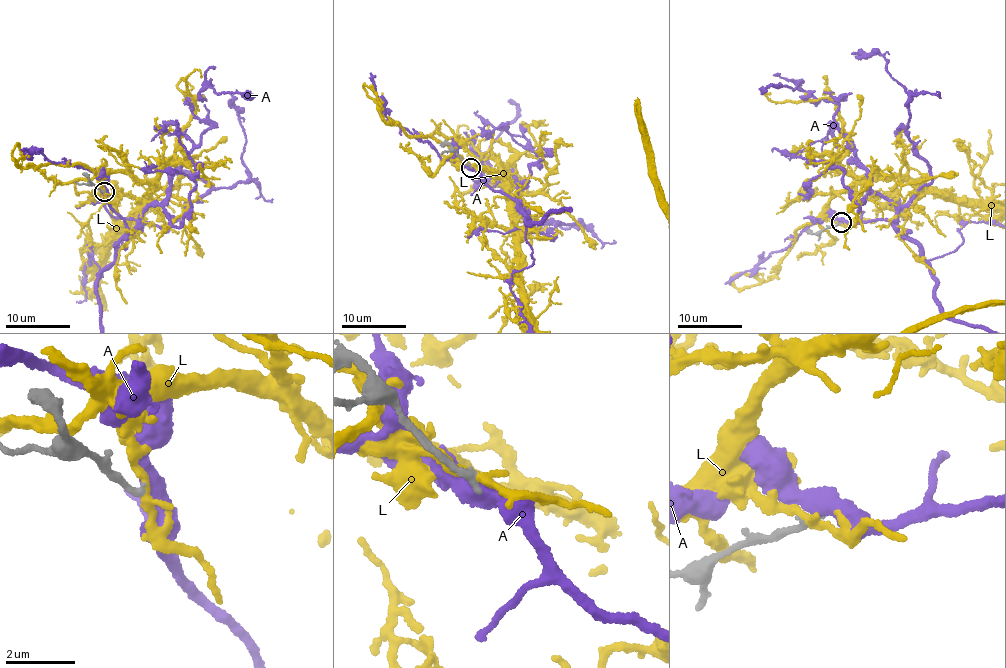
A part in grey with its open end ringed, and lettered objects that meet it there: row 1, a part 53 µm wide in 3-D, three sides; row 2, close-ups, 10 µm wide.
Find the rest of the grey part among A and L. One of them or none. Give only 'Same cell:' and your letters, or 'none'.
Same cell: none

